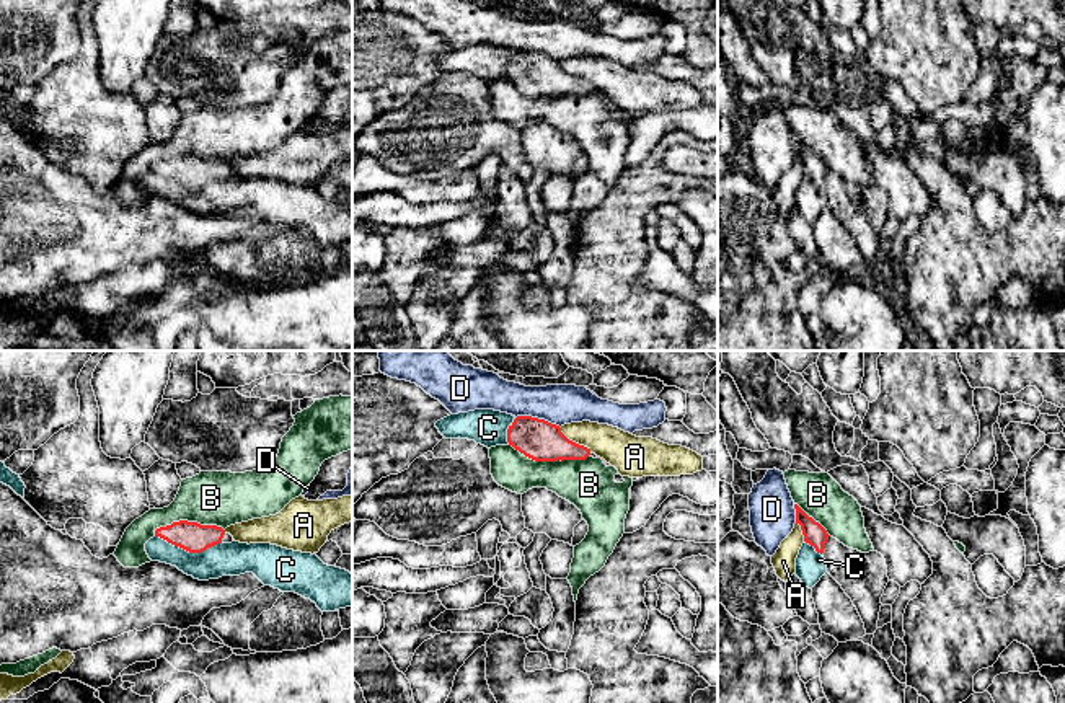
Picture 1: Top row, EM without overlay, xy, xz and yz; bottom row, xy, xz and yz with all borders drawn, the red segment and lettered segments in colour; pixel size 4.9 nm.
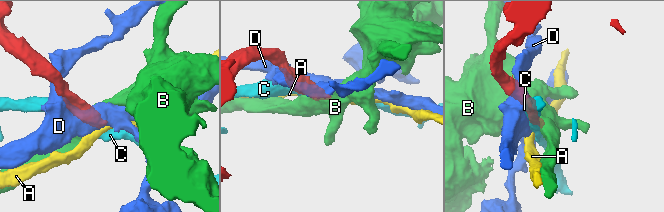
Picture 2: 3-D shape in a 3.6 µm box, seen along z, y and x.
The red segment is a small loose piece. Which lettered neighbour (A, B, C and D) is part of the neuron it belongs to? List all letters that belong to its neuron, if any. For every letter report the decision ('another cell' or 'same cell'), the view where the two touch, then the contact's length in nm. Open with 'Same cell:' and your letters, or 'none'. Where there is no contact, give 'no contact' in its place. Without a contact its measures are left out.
Same cell: none
A: another cell; contact in xz; length 200 nm
B: another cell; contact in xz; length 400 nm
C: another cell; contact in xy; length 340 nm
D: another cell; contact in xz; length 240 nm

